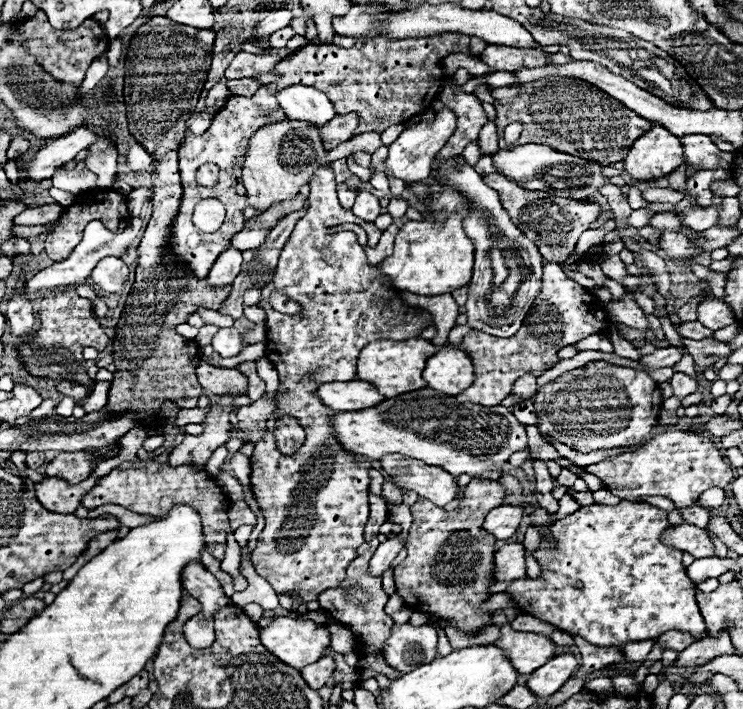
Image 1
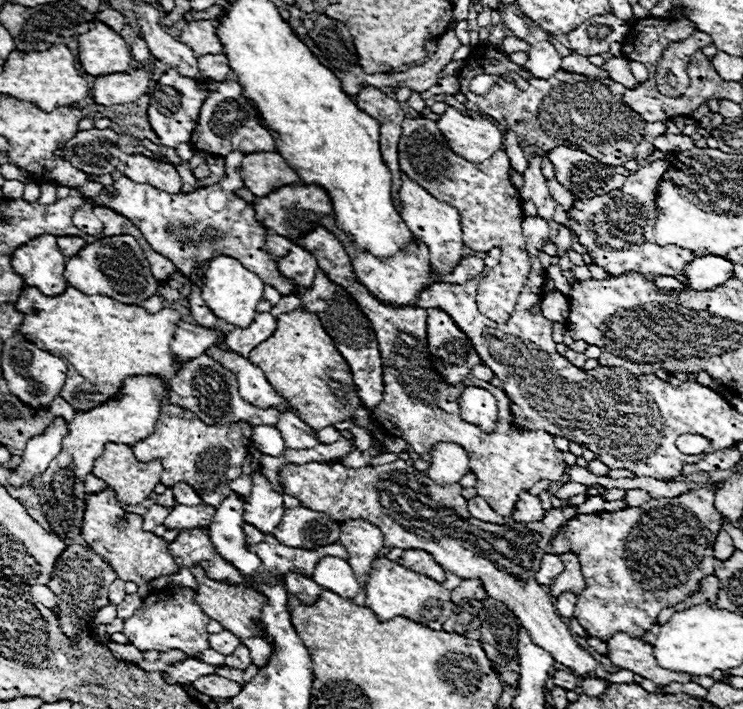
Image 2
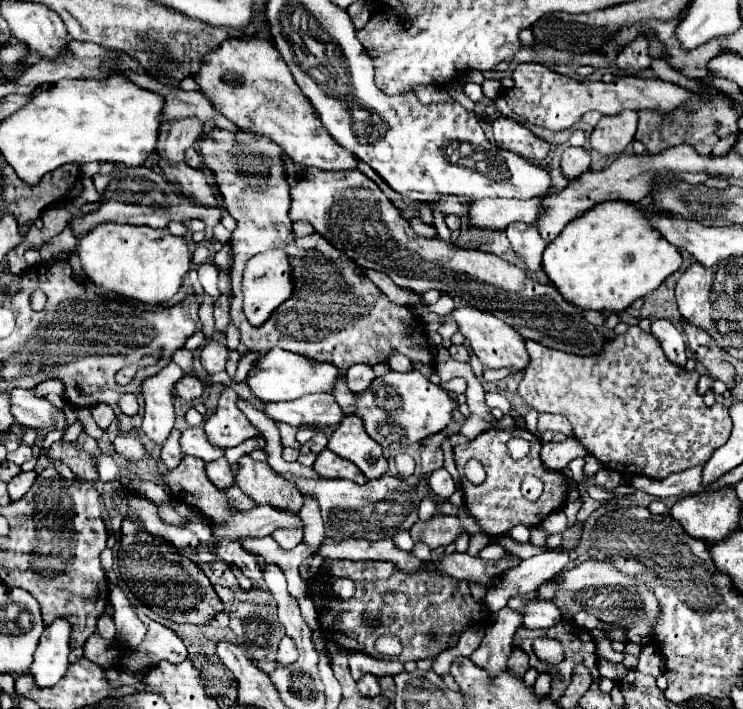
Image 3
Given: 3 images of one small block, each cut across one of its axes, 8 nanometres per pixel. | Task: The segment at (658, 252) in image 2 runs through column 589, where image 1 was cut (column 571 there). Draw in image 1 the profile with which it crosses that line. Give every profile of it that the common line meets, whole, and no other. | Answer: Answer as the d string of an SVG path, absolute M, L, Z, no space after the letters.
M498 172L488 174L488 186L492 186L500 194L500 202L508 210L512 222L540 248L540 254L546 258L546 262L562 264L574 252L580 234L588 230L590 224L602 212L602 208L590 200L580 202L572 198L548 196L546 192L540 192L540 190L526 190L518 186L518 182L508 180Z

